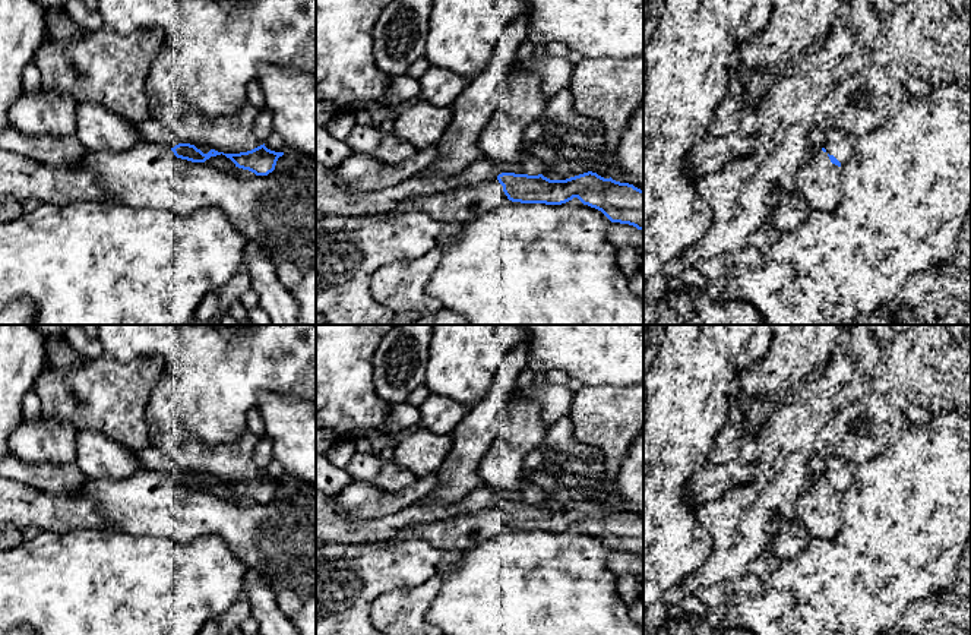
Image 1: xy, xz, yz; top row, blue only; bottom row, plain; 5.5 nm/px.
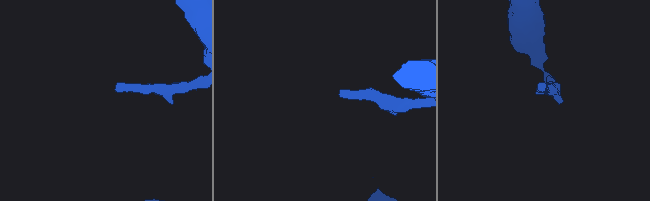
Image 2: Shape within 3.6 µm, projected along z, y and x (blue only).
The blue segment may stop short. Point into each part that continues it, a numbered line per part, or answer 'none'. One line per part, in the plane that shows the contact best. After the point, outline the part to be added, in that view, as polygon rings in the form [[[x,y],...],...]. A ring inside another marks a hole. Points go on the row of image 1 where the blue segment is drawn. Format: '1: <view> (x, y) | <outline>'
1: xz (461, 205) | [[[499,180],[437,195],[411,196],[396,205],[395,214],[423,212],[439,222],[465,224],[509,200]]]

